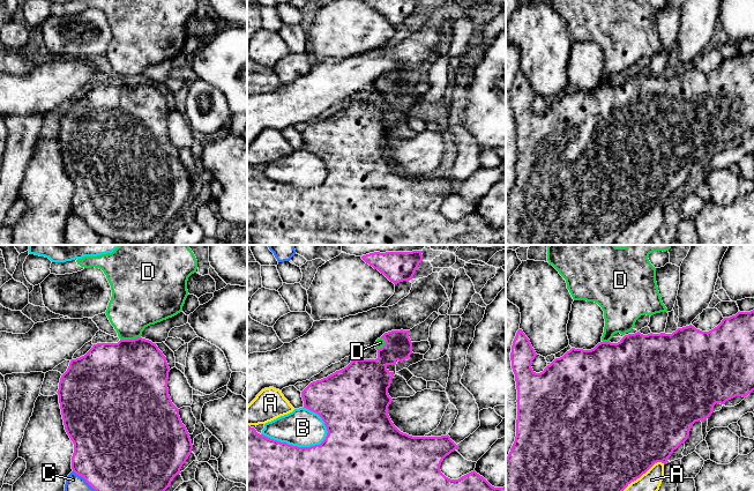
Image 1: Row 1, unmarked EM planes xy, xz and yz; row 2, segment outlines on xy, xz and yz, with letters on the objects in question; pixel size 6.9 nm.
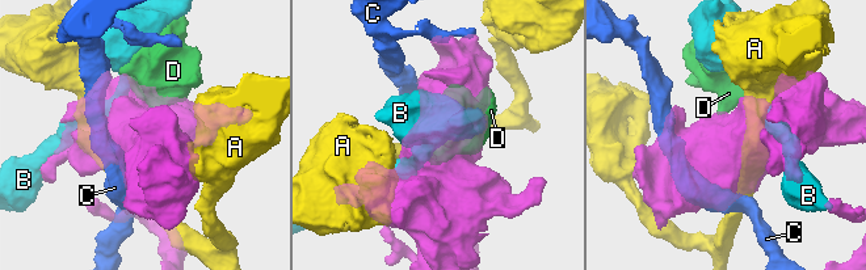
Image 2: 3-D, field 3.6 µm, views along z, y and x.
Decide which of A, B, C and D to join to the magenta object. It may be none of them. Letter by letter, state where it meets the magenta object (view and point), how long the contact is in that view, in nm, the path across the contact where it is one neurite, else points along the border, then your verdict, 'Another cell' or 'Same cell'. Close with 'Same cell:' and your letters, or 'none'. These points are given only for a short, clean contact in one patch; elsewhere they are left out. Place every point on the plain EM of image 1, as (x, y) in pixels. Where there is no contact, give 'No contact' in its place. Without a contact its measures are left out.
A: Touches magenta at yz (637, 218). Shared border 440 nm. Another cell
B: Touches magenta at xz (296, 187). Shared border 480 nm. Another cell
C: Touches magenta at xy (86, 222). Shared border 260 nm. Another cell
D: Touches magenta at xy (129, 81). Shared border 150 nm. Path across: xy (131, 117), (129, 81), (129, 56), (134, 46). Same cell
Same cell: D

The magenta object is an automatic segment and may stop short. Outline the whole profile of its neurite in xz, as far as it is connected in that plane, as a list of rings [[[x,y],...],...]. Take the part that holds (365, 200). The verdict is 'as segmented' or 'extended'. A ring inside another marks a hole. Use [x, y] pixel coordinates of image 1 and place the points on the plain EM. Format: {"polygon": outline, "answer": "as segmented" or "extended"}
{"polygon": [[[401,70],[385,74],[376,81],[374,88],[378,91],[376,101],[351,101],[346,109],[336,112],[327,119],[311,124],[301,133],[304,149],[318,155],[327,169],[327,178],[320,186],[311,188],[292,187],[260,176],[254,169],[247,166],[247,245],[506,245],[506,228],[492,228],[475,211],[458,221],[450,221],[441,214],[441,203],[457,189],[457,186],[448,176],[441,178],[412,178],[401,173],[391,163],[388,156],[388,148],[393,140],[388,135],[388,129],[390,128],[394,113],[390,113],[387,107],[396,106],[397,102],[403,103],[413,95],[409,72]]], "answer": "extended"}

